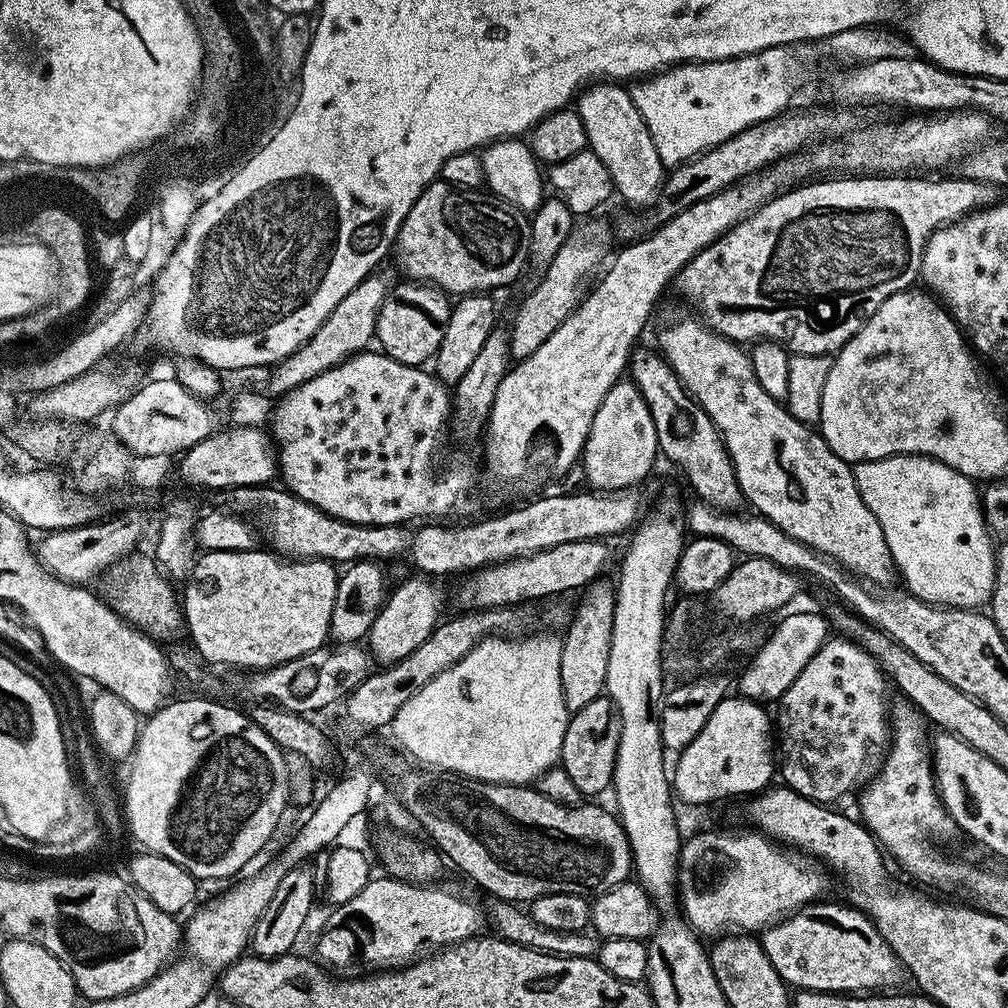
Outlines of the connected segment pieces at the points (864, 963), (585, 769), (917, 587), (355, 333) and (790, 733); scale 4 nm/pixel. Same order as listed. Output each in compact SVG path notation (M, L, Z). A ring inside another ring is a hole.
M815 903L811 910L799 911L783 919L781 924L771 925L763 931L760 941L764 953L770 958L771 965L783 978L784 983L796 990L841 994L870 992L876 989L892 990L899 987L896 985L904 978L902 962L882 938L875 921L859 909L856 911L838 904L824 903Z
M601 694L596 700L571 713L568 728L564 731L559 763L584 798L609 791L619 737L620 721L607 695Z
M897 454L887 456L884 460L869 460L855 465L854 471L862 502L866 502L868 509L878 518L888 543L892 563L898 569L899 575L900 572L904 575L909 593L920 597L928 604L941 605L945 608L976 610L982 606L979 604L987 605L991 601L992 591L996 585L994 540L978 511L982 500L978 495L977 485L969 477L946 466L941 460L915 454ZM943 508L952 508L952 524L956 529L953 530L952 536L948 532L938 533L936 541L932 544L930 537L920 536L924 532L924 519L942 511Z
M377 275L369 276L338 304L328 316L327 322L294 354L288 355L272 369L267 365L262 367L238 367L231 369L228 376L236 387L244 387L252 391L249 392L252 394L256 393L254 391L267 379L268 388L272 393L282 394L282 396L291 393L298 385L306 383L310 378L324 373L326 369L330 369L336 364L340 364L349 356L363 351L371 343L375 335L376 312L387 292L387 286L384 286Z
M833 635L817 651L805 669L798 674L784 696L778 701L780 707L780 728L784 737L780 744L784 747L784 761L779 761L778 772L800 796L817 800L820 806L835 805L835 800L843 798L847 792L857 791L856 783L868 772L868 759L872 747L889 739L890 724L884 721L884 691L890 688L881 668L874 658L854 642L841 635Z

